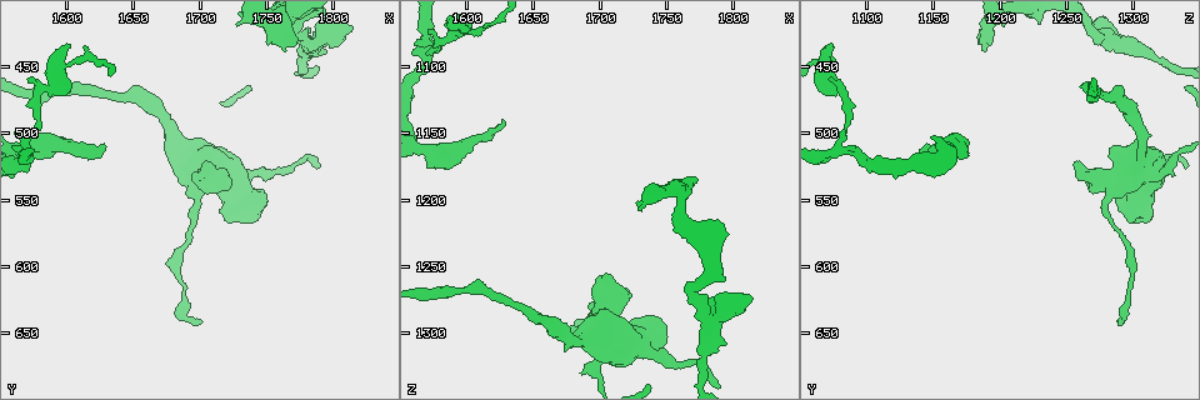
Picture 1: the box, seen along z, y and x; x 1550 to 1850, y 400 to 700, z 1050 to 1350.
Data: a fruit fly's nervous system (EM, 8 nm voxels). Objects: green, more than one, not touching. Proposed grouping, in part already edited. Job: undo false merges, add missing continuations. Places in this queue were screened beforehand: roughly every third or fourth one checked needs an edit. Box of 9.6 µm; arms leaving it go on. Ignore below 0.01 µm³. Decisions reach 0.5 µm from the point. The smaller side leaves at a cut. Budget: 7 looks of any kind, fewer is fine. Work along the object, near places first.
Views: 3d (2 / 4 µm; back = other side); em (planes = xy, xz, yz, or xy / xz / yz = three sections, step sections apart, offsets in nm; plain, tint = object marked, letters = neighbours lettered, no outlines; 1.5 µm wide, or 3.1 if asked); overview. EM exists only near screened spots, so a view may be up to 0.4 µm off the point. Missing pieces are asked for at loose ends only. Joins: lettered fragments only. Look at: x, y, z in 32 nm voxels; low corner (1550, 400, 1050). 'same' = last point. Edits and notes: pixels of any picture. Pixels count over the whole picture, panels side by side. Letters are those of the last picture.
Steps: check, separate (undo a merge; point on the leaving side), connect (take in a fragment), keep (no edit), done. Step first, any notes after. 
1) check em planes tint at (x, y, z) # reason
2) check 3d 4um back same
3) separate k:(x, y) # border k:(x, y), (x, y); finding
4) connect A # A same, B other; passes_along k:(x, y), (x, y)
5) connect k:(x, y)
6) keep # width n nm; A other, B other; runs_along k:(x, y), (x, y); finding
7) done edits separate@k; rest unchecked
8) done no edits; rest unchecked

check em xz step 4 tint at (1570, 512, 1082) # arms part here

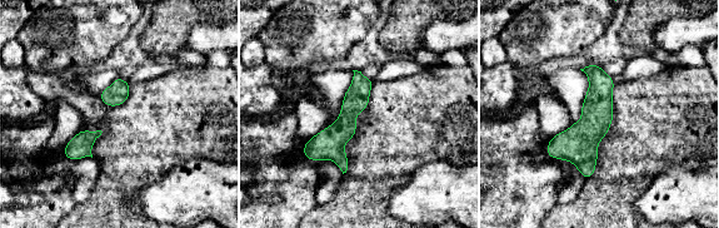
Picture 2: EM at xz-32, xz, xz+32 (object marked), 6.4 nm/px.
check em planes tint same

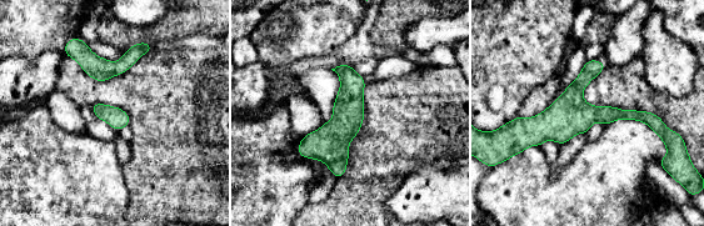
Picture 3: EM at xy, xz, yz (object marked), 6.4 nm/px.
check em planes letters same

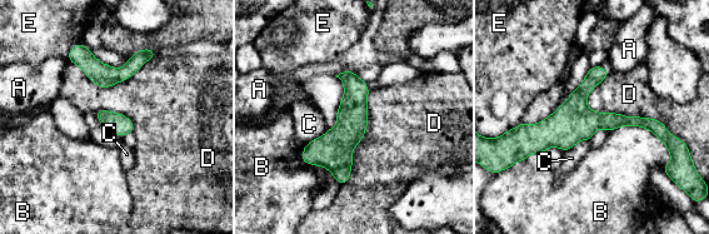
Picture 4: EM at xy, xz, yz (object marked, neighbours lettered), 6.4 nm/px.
keep # A other, B other, C other, D other, E other; border 4:(585, 98), (679, 138); all the same neuron

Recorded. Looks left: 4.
check em xy step 4 tint at (1612, 510, 1156) # calibre changes

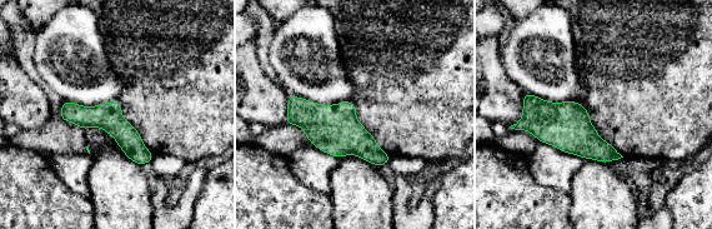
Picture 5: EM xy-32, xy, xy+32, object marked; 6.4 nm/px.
check em planes tint same # cut it another way

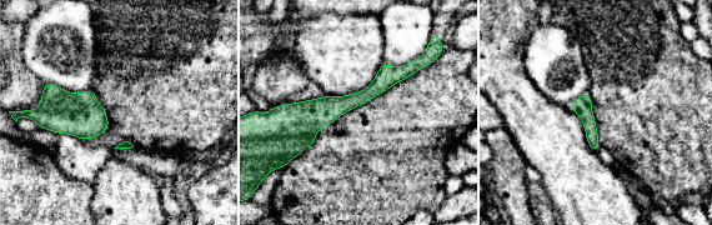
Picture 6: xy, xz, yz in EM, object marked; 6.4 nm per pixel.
check em planes letters same # what lies round it

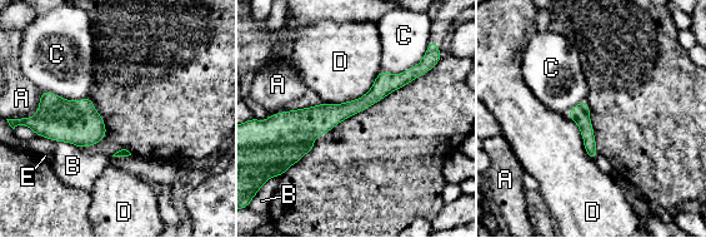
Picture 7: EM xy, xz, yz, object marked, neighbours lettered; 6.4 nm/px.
keep # longest_contact D 420 nm; A other, B other, C other, D other, E other; all the same neuron

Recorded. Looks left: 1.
check em planes letters at (1812, 420, 1272) # thick end

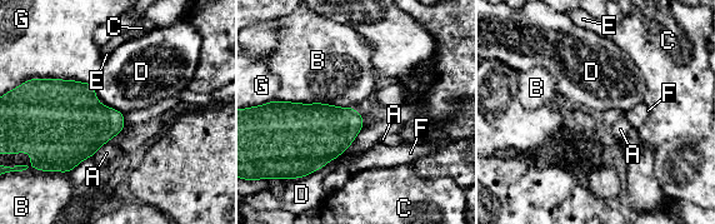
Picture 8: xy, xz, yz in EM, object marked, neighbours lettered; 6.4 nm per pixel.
keep # A other, B other, C other, D other, E other, F other, G other; none of them fits

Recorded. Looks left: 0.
done no edits; rest unchecked

